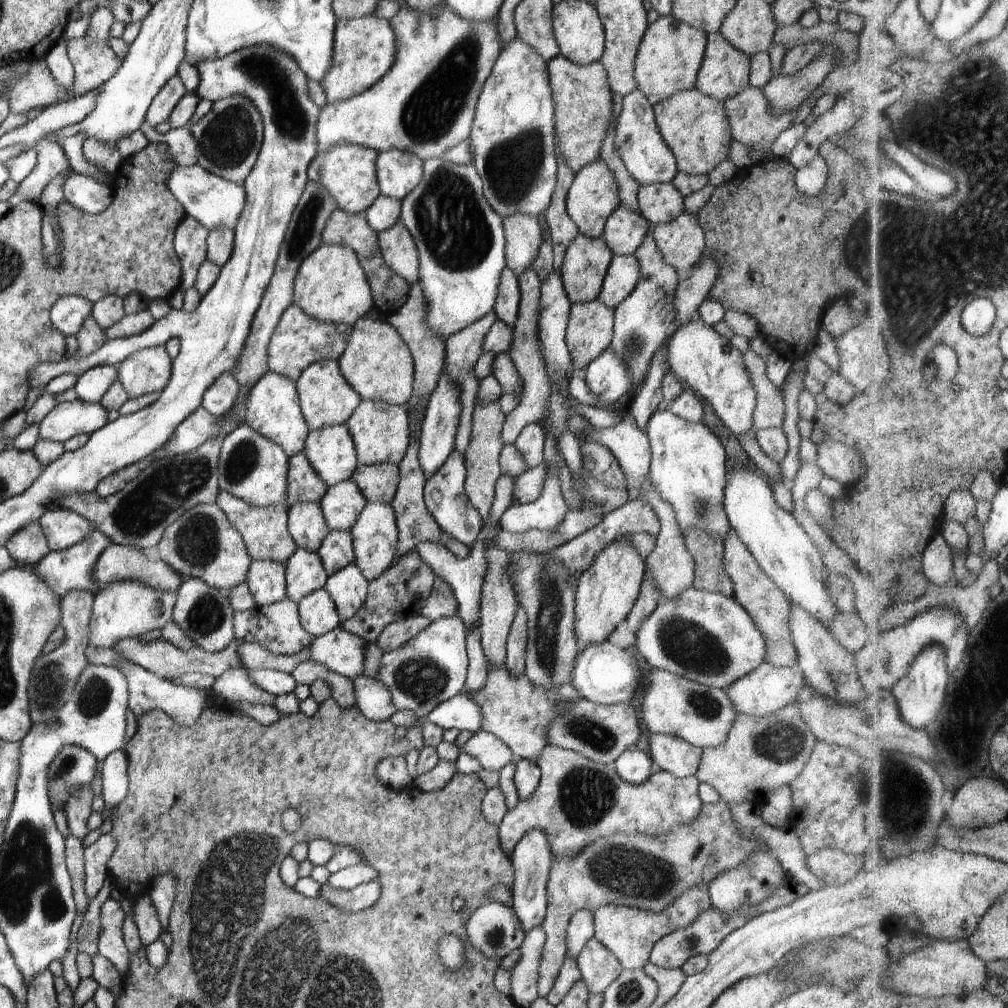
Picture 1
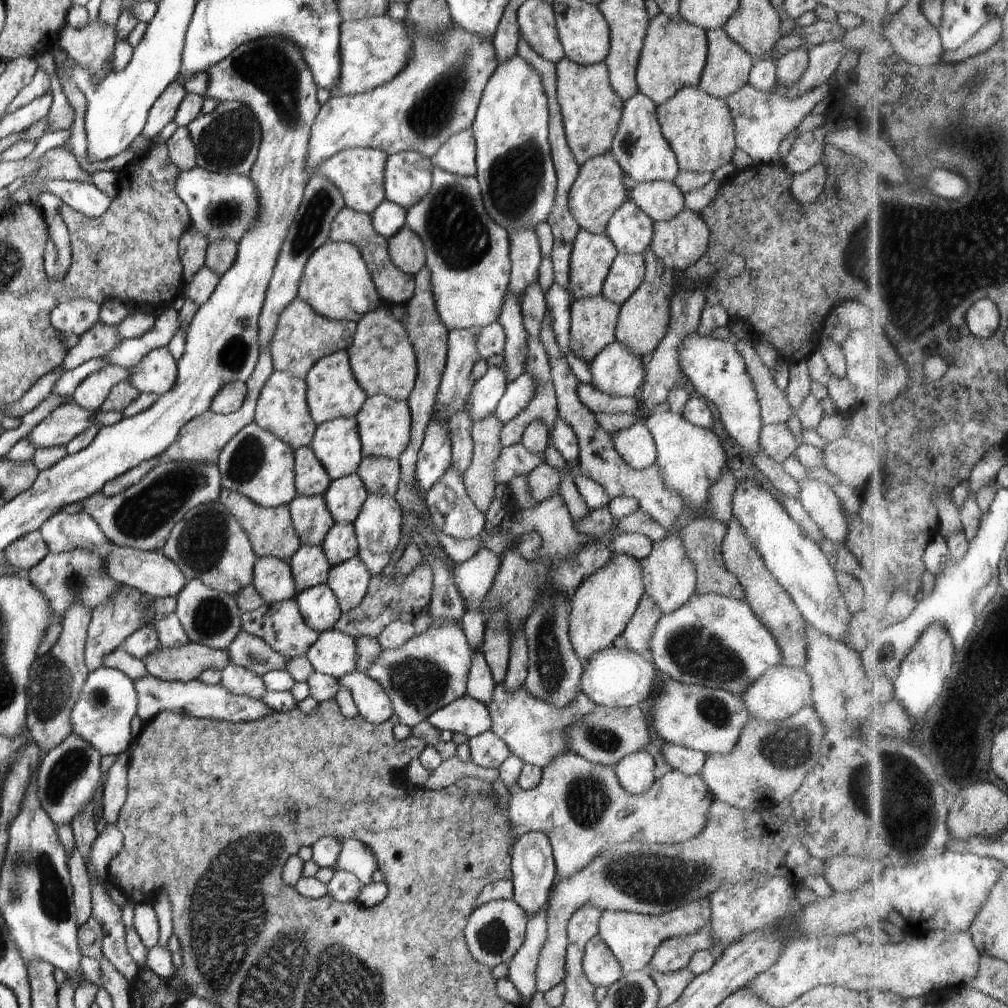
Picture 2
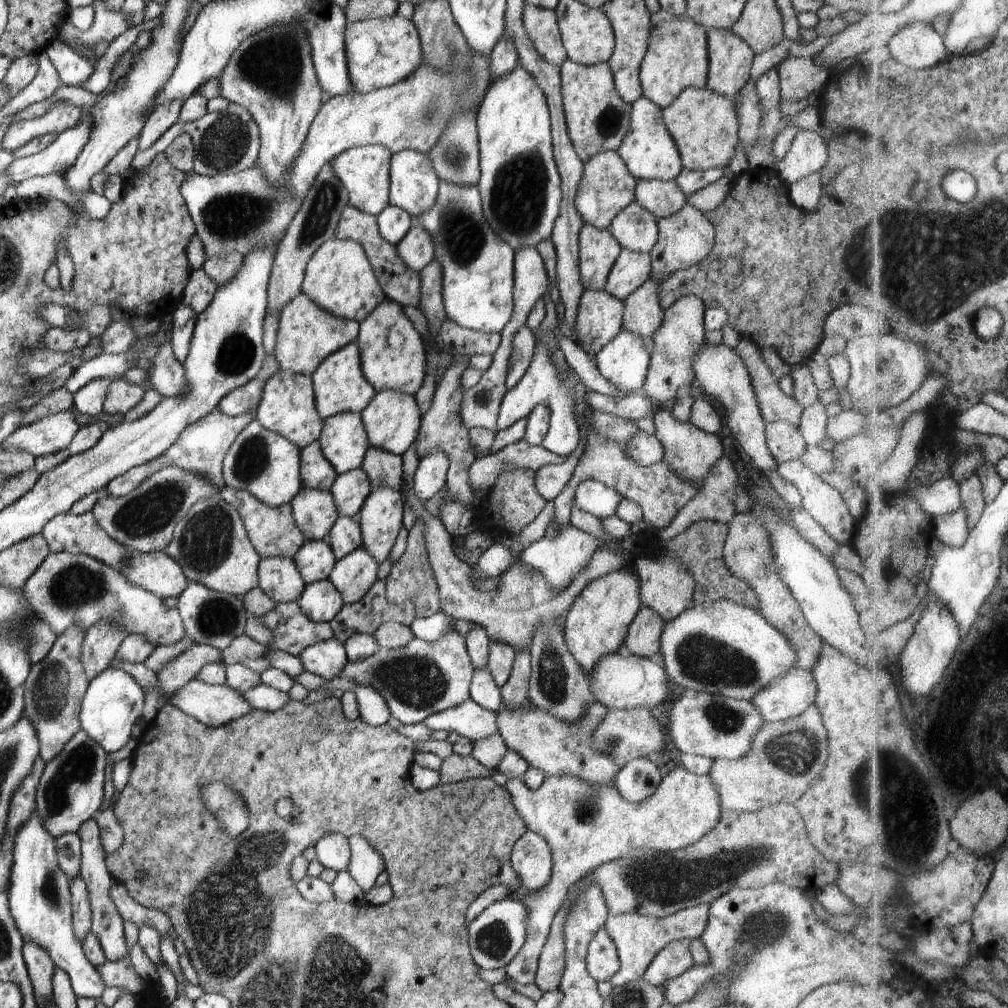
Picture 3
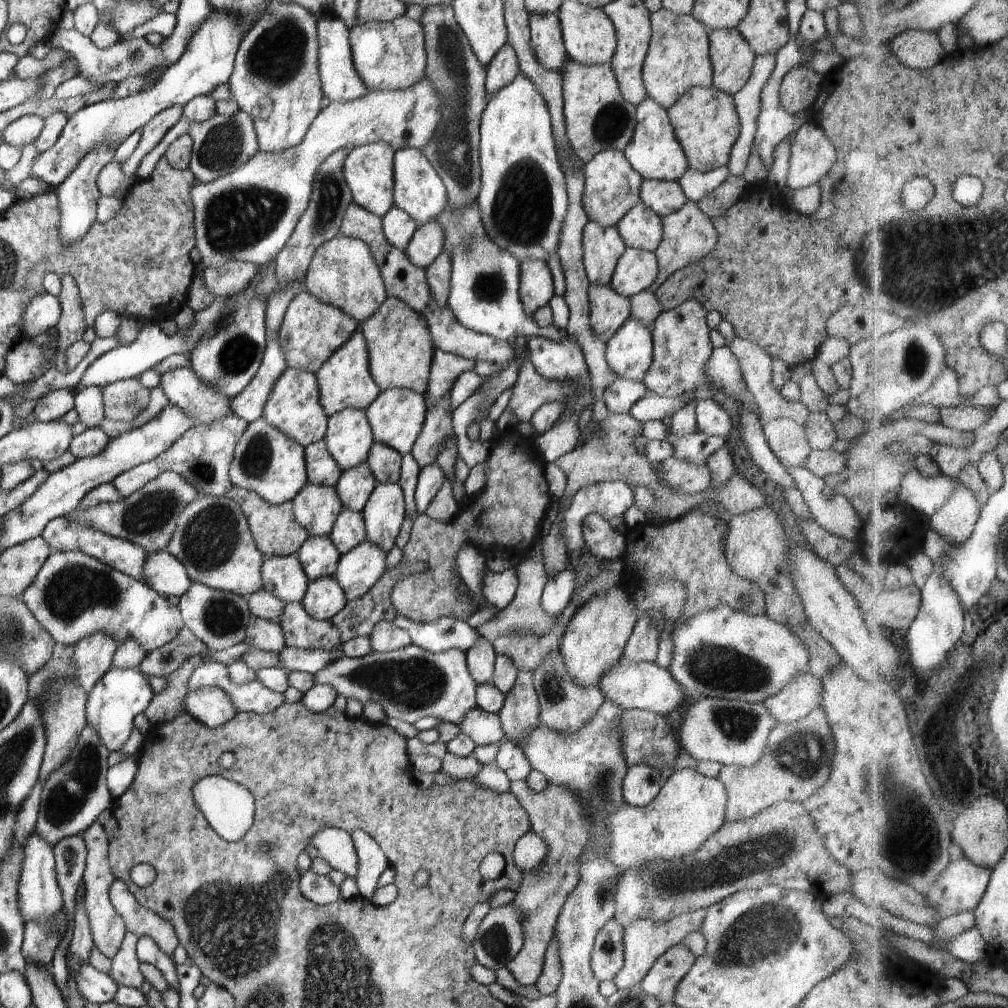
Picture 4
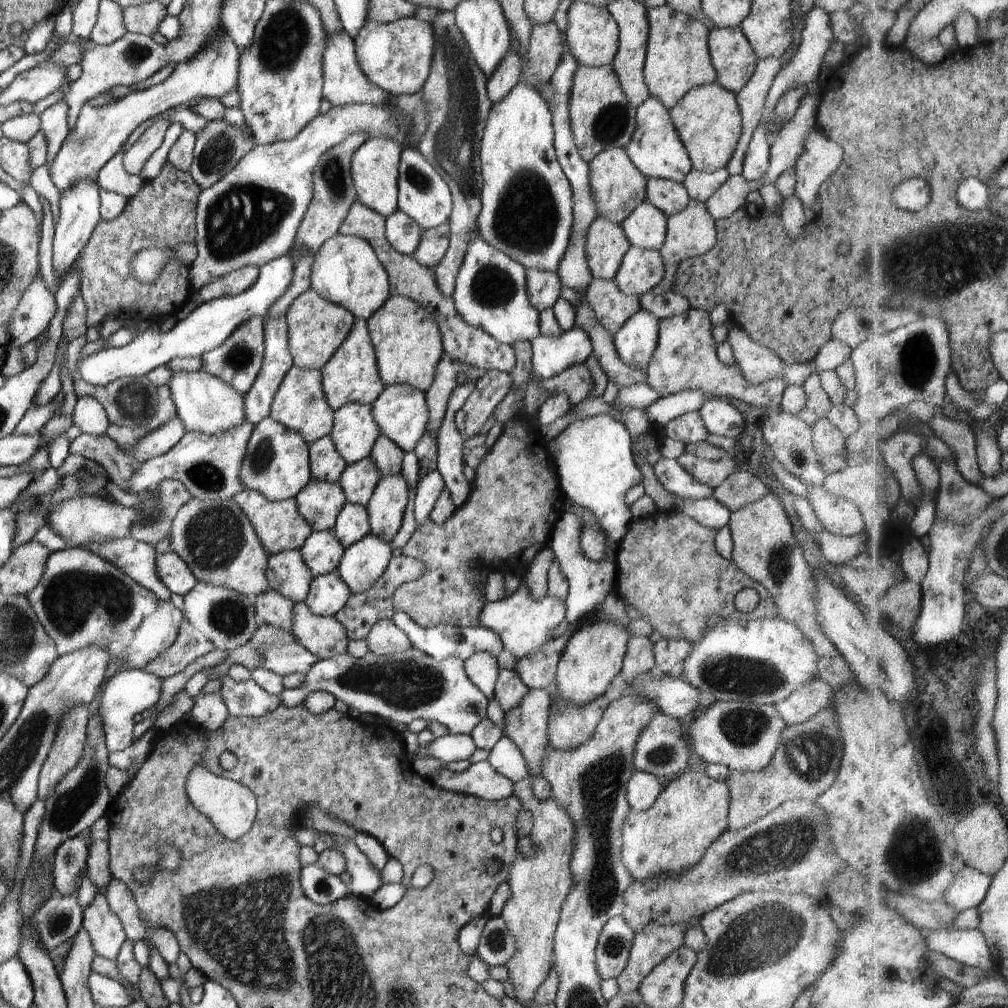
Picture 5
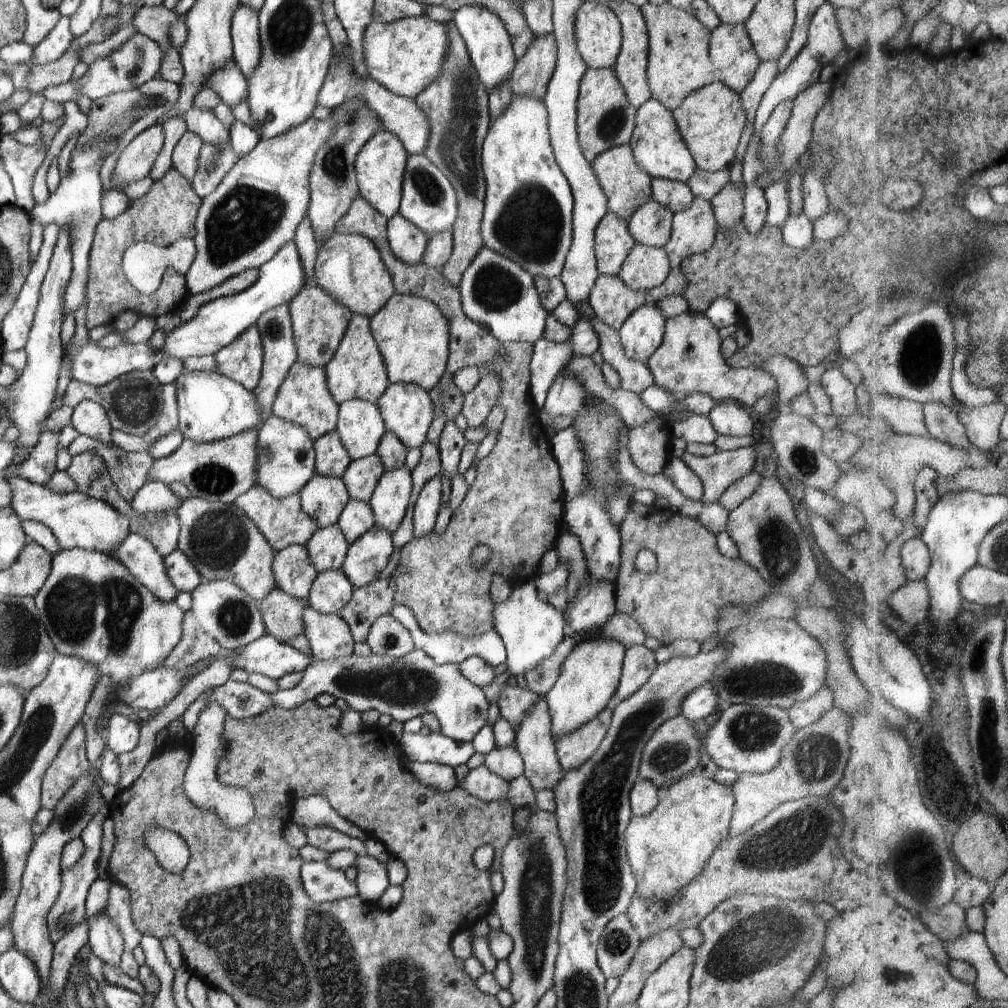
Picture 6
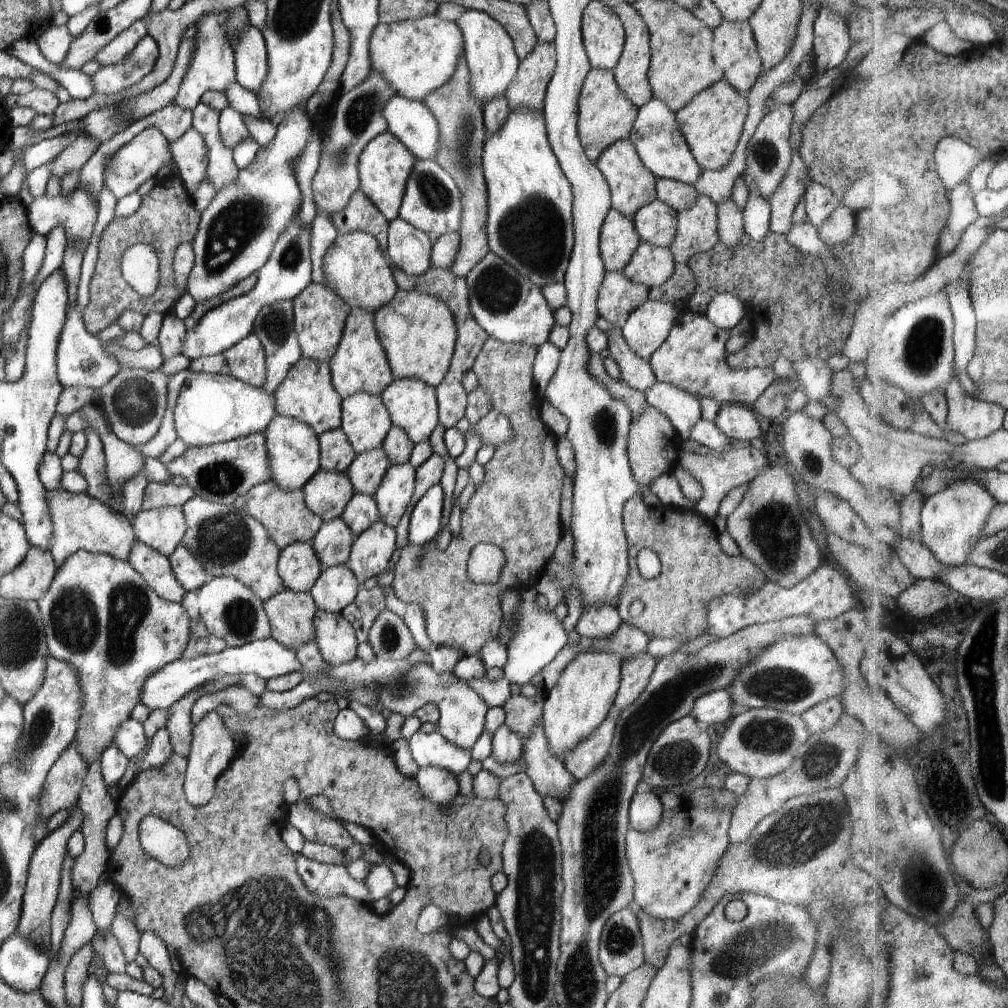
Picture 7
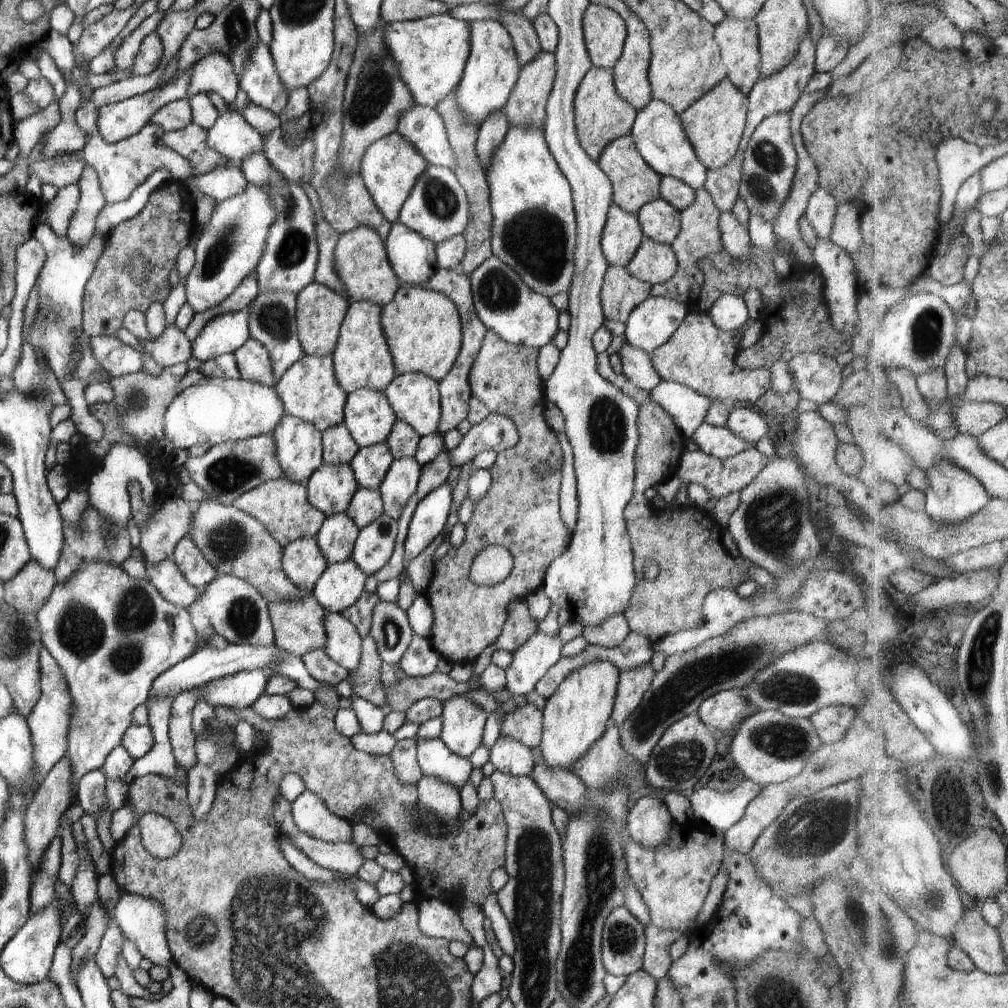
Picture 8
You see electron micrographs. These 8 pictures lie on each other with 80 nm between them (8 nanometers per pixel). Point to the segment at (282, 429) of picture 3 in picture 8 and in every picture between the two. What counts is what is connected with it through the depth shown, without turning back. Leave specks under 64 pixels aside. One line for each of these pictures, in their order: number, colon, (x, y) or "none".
4: (293, 407)
5: (299, 404)
6: (303, 398)
7: (306, 394)
8: (308, 390)

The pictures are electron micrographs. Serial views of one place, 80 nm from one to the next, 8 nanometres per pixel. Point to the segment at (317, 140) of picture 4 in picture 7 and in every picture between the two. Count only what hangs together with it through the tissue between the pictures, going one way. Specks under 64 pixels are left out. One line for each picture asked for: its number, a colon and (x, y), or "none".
5: (250, 216)
6: (256, 209)
7: (237, 231)

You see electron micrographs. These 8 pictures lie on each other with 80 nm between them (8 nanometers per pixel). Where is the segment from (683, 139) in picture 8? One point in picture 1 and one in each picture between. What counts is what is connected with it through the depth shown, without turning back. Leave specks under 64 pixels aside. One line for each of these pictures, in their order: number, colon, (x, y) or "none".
1: (638, 141)
2: (638, 146)
3: (648, 150)
4: (654, 152)
5: (655, 148)
6: (657, 146)
7: (656, 137)

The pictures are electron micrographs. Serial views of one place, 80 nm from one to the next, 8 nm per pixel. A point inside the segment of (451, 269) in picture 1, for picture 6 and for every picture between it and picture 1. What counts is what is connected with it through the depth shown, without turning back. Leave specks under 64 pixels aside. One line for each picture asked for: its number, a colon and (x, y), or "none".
2: (466, 253)
3: (477, 267)
4: (484, 285)
5: (490, 293)
6: (495, 292)

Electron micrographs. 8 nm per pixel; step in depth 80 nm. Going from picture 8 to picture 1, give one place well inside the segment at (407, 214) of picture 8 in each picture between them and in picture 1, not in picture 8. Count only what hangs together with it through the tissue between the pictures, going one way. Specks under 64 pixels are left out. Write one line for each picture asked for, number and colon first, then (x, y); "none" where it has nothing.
1: (397, 172)
2: (407, 175)
3: (414, 184)
4: (418, 190)
5: (423, 194)
6: (428, 200)
7: (431, 202)

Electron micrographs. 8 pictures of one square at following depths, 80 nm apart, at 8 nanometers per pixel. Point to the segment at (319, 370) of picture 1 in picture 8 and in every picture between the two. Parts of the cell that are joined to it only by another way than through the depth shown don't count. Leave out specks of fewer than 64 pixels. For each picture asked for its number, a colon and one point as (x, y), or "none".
2: (332, 392)
3: (339, 385)
4: (344, 381)
5: (350, 376)
6: (356, 371)
7: (360, 365)
8: (362, 360)

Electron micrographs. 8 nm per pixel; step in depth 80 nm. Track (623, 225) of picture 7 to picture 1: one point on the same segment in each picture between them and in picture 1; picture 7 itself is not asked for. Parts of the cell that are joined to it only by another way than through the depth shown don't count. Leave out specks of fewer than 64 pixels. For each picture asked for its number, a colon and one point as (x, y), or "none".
1: (586, 260)
2: (592, 255)
3: (598, 250)
4: (602, 246)
5: (606, 244)
6: (613, 242)

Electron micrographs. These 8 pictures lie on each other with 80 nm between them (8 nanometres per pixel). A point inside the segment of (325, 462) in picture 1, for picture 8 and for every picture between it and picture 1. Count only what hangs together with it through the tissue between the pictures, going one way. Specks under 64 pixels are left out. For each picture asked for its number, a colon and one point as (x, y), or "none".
2: (336, 444)
3: (343, 441)
4: (348, 438)
5: (354, 432)
6: (360, 426)
7: (365, 421)
8: (368, 416)

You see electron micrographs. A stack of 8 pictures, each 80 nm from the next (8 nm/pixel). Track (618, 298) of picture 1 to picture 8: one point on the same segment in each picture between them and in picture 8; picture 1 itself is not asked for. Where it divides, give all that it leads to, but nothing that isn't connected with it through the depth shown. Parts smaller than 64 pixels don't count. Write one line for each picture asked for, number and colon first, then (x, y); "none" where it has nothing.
2: (625, 275)
3: (631, 269)
4: (636, 270)
5: (641, 270)
6: (645, 268)
7: (650, 265)
8: (654, 262)

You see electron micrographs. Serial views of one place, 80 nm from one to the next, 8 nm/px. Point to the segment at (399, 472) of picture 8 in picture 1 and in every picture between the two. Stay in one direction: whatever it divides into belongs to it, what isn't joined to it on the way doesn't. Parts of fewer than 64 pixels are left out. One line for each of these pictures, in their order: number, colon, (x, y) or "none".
1: (375, 534)
2: (378, 527)
3: (380, 518)
4: (383, 515)
5: (386, 507)
6: (390, 497)
7: (392, 496)

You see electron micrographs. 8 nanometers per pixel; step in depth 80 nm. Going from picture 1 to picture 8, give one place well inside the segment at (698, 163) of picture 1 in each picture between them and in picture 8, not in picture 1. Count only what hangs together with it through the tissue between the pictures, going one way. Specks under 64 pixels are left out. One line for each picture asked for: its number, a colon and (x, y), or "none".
2: (699, 128)
3: (703, 124)
4: (704, 120)
5: (707, 119)
6: (711, 119)
7: (712, 122)
8: (714, 124)

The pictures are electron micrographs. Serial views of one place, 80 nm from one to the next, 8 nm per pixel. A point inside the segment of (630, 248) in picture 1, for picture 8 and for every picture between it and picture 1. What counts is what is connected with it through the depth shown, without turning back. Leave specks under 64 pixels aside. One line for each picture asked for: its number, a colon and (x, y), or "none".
2: (631, 231)
3: (635, 228)
4: (640, 228)
5: (646, 228)
6: (650, 225)
7: (656, 223)
8: (659, 220)

